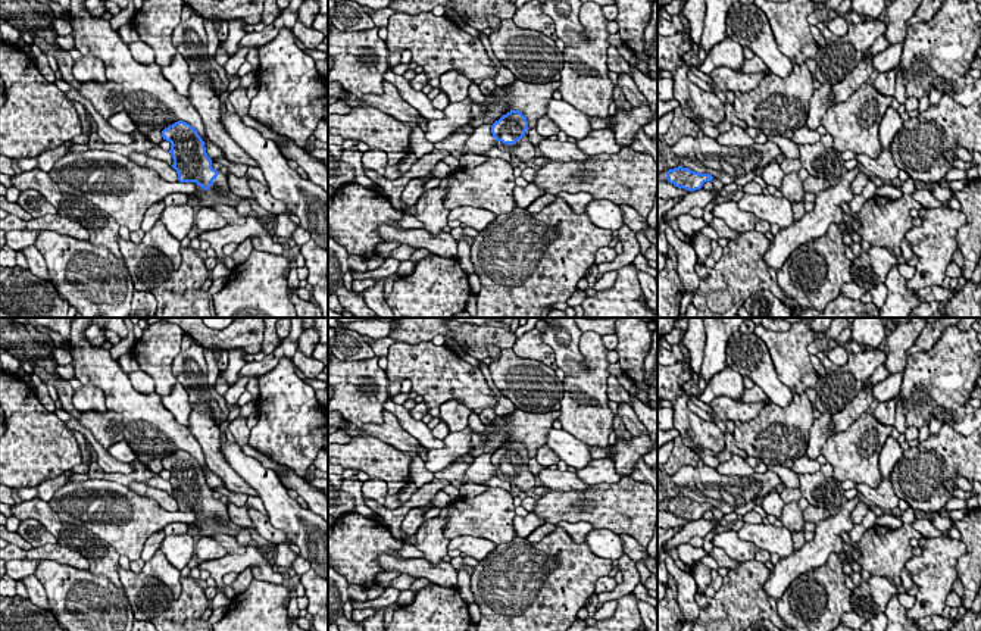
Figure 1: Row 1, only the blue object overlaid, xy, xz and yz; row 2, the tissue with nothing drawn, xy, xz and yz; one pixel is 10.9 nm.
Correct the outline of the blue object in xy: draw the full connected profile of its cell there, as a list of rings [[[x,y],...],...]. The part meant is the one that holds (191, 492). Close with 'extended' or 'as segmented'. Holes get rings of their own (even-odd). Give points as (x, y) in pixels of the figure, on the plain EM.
[[[178,450],[165,457],[162,466],[171,472],[172,497],[176,500],[179,512],[196,512],[219,527],[232,525],[226,505],[212,497],[212,488],[196,457]]]; extended

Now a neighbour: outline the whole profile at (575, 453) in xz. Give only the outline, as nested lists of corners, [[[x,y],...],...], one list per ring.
[[[552,427],[546,435],[546,446],[577,471],[585,468],[593,460],[590,446],[563,429]]]

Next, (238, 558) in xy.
[[[224,532],[209,535],[221,543],[226,549],[226,555],[215,560],[200,560],[199,569],[207,571],[216,581],[216,587],[224,591],[228,600],[232,600],[237,594],[234,590],[224,584],[222,578],[228,572],[240,574],[250,568],[253,580],[260,580],[272,584],[284,584],[285,574],[282,571],[275,572],[272,563],[263,557],[265,549],[256,544],[241,546],[234,535]]]

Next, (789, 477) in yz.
[[[772,466],[771,471],[774,471],[775,474],[780,475],[780,478],[785,484],[785,487],[800,488],[800,482],[799,482],[797,474],[791,468]]]

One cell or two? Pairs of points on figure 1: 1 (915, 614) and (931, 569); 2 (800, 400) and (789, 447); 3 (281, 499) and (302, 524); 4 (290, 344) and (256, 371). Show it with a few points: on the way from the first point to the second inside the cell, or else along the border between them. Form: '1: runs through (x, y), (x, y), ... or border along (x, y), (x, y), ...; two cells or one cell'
1: runs through (927, 606), (931, 597), (931, 581); one cell
2: runs through (799, 412), (789, 427), (789, 436); one cell
3: runs through (283, 505), (296, 518); one cell
4: runs through (281, 352), (265, 365); one cell

